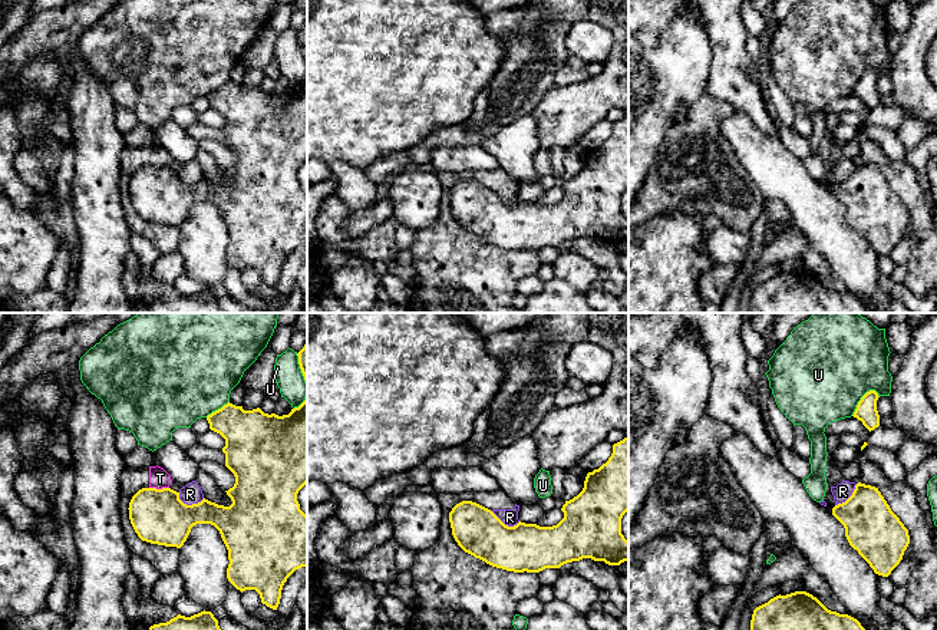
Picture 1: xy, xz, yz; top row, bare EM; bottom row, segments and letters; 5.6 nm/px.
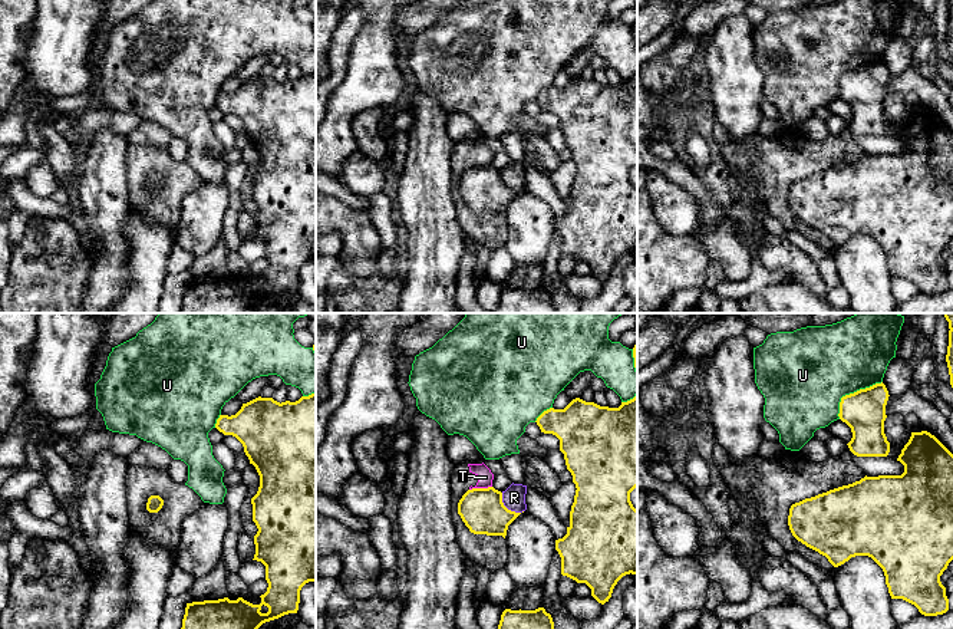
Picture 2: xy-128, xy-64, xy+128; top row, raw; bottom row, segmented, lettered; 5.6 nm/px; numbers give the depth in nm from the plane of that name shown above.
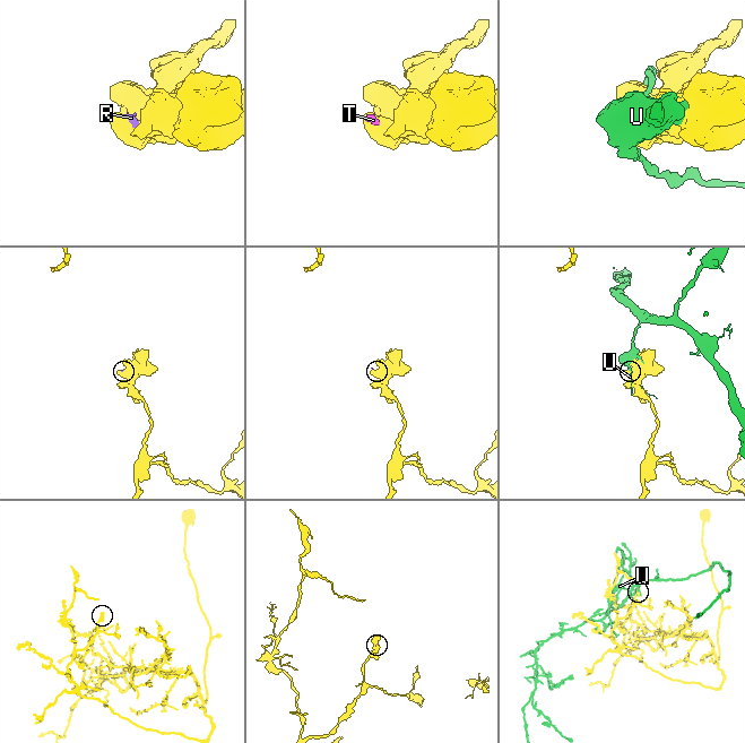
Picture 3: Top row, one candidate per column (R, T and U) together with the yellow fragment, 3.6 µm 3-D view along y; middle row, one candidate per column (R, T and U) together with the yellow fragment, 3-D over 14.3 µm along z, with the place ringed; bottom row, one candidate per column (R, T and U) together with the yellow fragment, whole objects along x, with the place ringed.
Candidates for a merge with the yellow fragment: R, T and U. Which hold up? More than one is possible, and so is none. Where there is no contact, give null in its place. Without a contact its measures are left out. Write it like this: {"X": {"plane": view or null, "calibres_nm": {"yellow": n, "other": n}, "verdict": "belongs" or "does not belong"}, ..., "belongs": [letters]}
{"R": {"plane": "xy", "calibres_nm": {"yellow": 300, "other": 120}, "verdict": "does not belong"}, "T": {"plane": "xy", "calibres_nm": {"yellow": 300, "other": 110}, "verdict": "does not belong"}, "U": {"plane": "yz", "calibres_nm": {"yellow": 120, "other": 500}, "verdict": "does not belong"}, "belongs": []}

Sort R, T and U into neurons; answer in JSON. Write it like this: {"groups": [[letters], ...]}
{"groups": [["R", "T"], ["U"]]}

